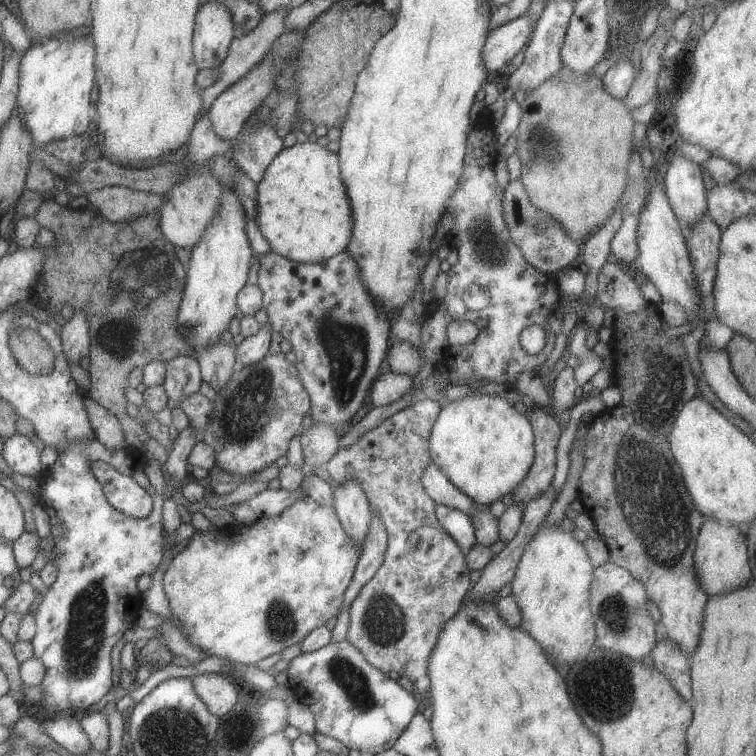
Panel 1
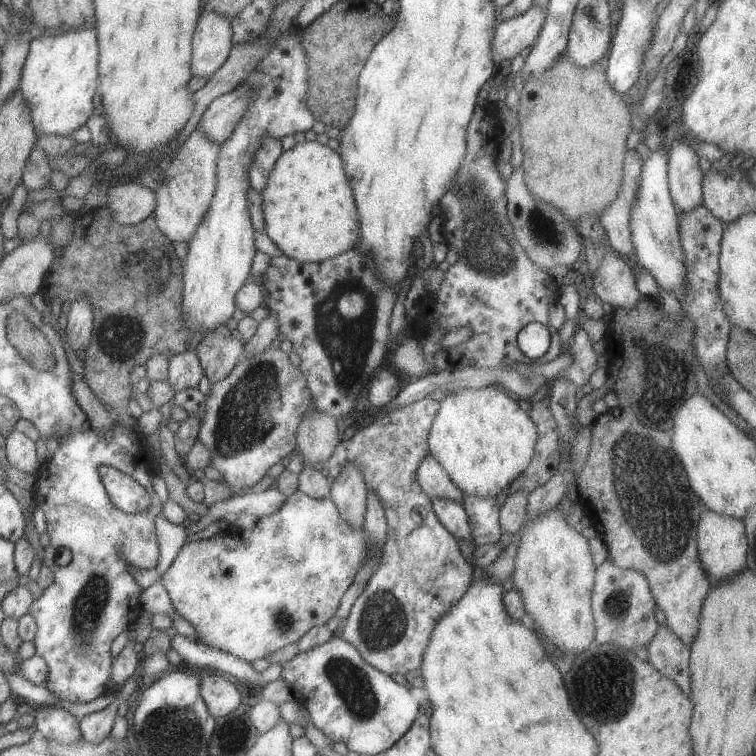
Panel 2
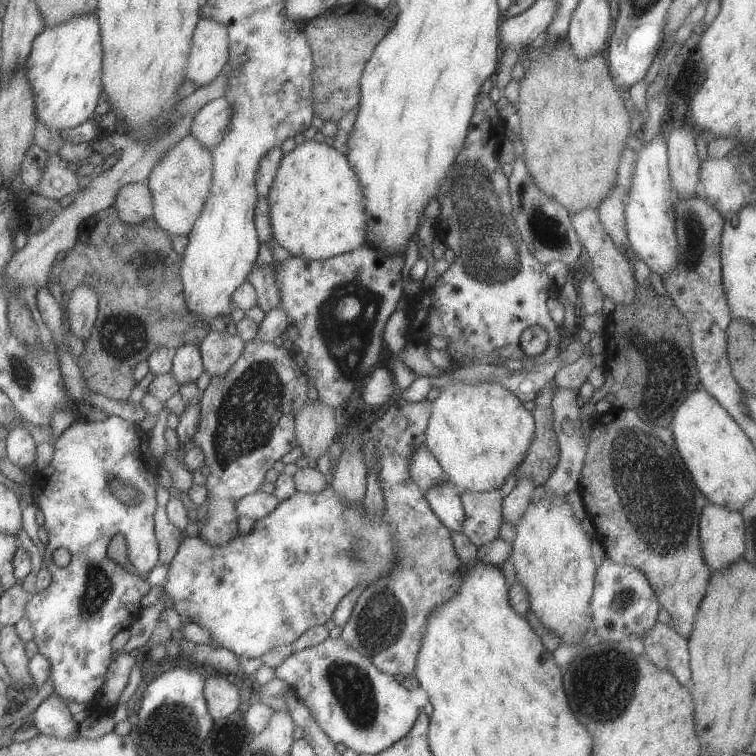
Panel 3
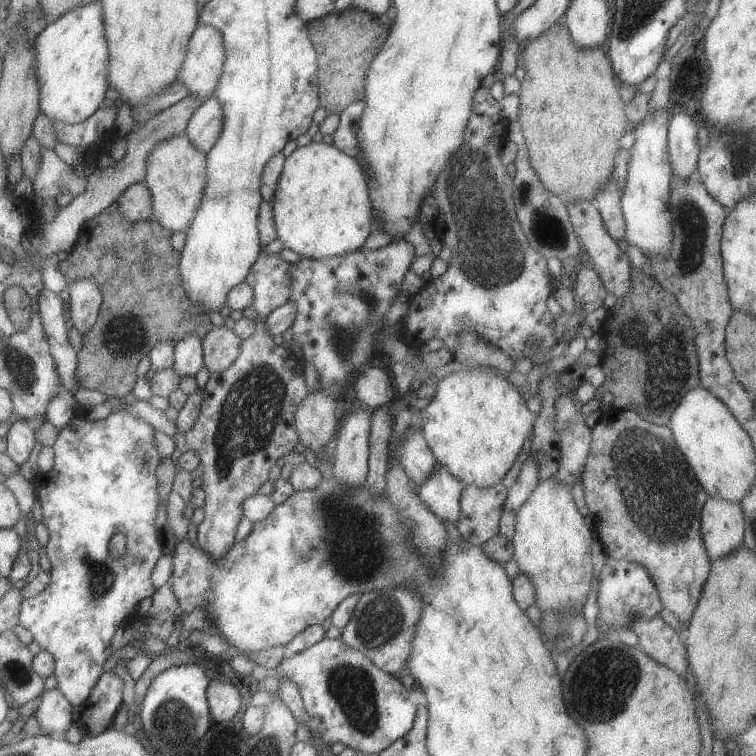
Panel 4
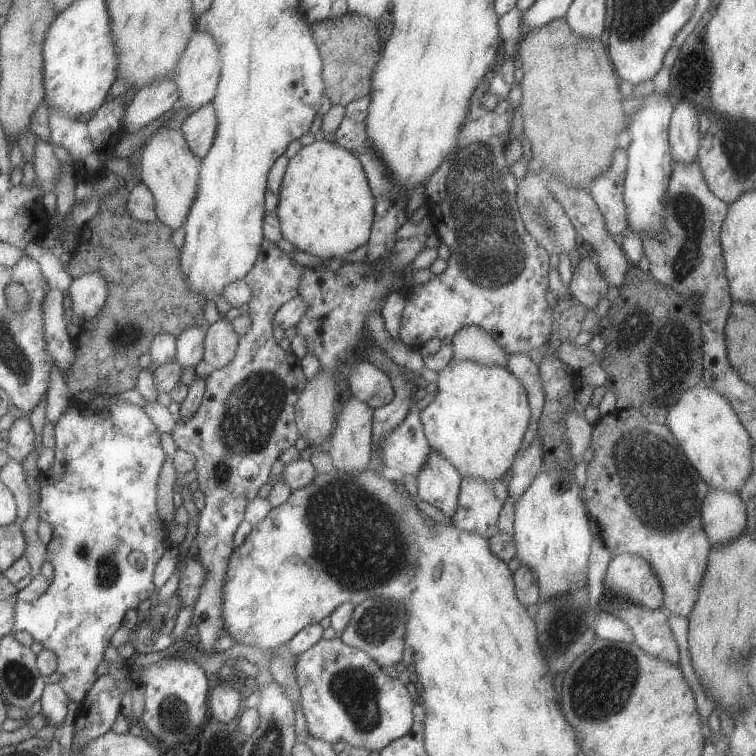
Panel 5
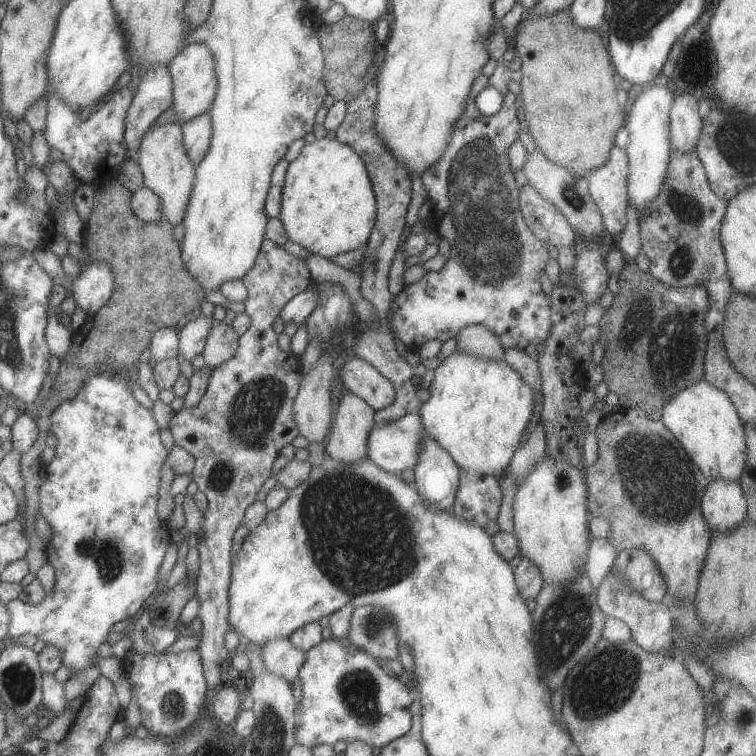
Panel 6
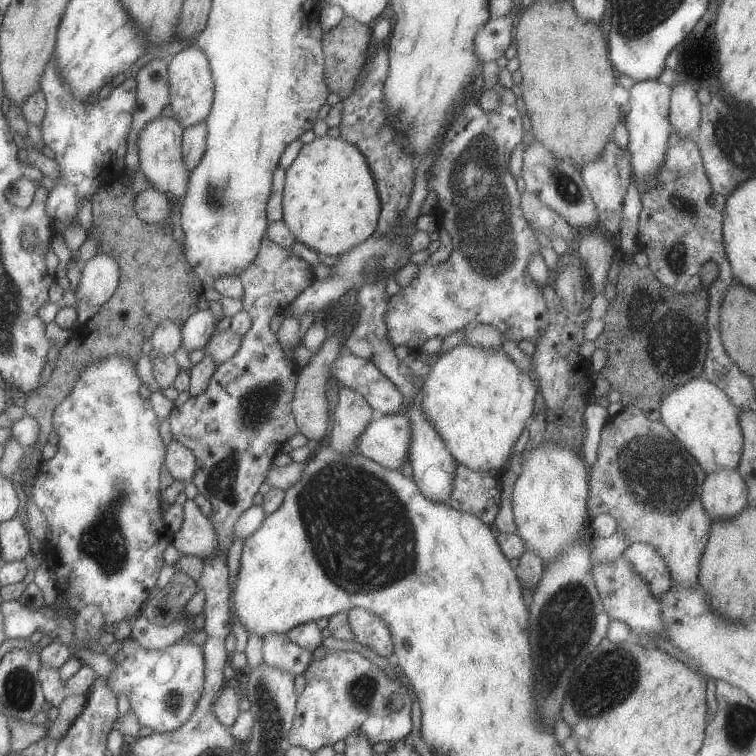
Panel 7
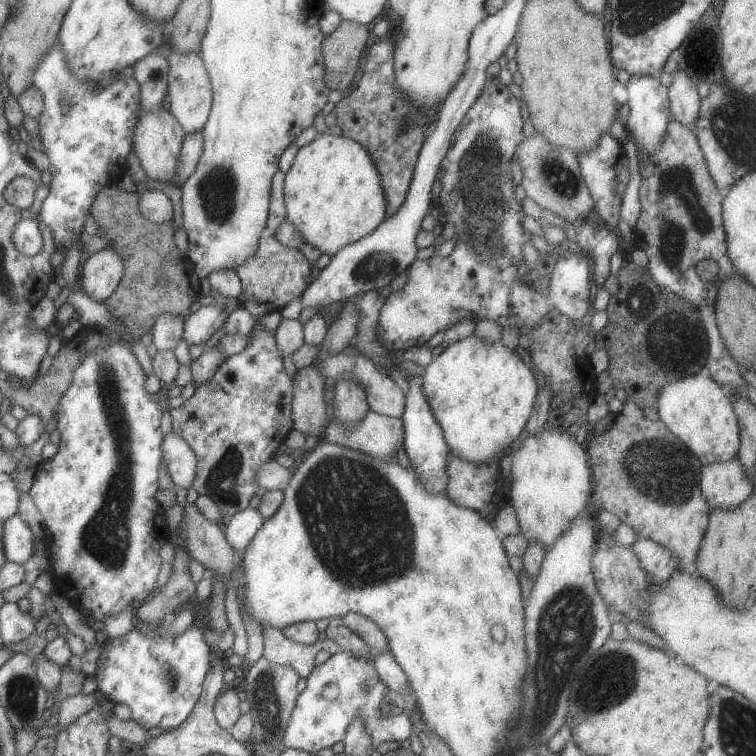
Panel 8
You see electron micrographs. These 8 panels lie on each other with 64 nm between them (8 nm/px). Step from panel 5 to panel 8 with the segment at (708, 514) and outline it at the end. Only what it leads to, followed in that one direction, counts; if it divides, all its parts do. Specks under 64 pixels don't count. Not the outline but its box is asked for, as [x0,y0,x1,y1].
[699,457,754,510]

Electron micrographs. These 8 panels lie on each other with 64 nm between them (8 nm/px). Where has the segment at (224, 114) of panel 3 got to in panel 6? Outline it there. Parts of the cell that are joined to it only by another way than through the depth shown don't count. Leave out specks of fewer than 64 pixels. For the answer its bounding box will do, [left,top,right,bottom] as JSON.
[180,112,211,166]

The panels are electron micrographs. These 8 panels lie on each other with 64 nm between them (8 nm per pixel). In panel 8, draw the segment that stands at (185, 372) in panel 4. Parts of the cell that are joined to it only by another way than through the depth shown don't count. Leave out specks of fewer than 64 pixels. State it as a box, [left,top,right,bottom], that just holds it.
[182,302,227,345]

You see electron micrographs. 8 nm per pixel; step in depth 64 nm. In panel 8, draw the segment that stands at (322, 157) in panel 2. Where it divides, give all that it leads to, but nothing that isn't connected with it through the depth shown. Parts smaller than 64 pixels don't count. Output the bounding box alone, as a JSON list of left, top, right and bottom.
[284,132,386,256]

